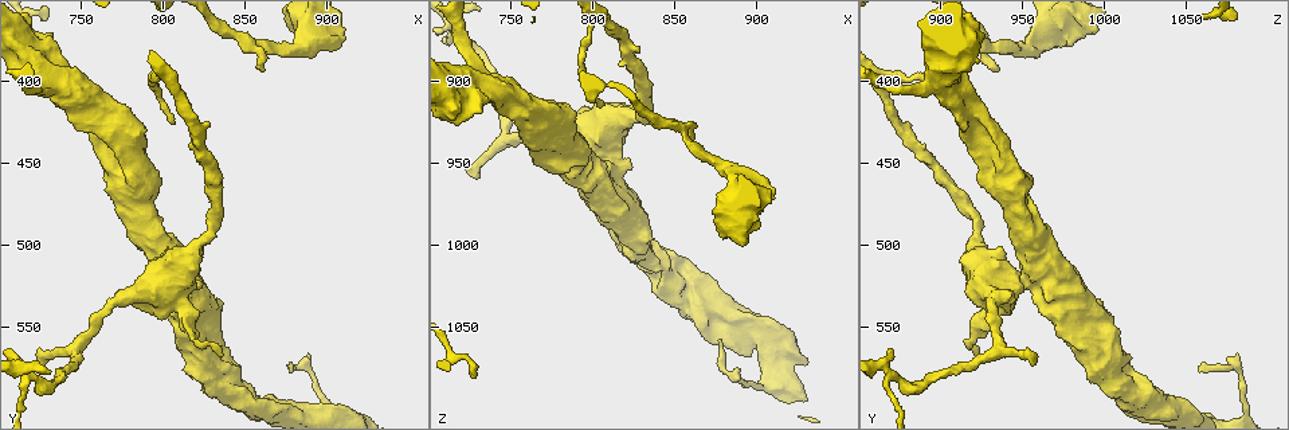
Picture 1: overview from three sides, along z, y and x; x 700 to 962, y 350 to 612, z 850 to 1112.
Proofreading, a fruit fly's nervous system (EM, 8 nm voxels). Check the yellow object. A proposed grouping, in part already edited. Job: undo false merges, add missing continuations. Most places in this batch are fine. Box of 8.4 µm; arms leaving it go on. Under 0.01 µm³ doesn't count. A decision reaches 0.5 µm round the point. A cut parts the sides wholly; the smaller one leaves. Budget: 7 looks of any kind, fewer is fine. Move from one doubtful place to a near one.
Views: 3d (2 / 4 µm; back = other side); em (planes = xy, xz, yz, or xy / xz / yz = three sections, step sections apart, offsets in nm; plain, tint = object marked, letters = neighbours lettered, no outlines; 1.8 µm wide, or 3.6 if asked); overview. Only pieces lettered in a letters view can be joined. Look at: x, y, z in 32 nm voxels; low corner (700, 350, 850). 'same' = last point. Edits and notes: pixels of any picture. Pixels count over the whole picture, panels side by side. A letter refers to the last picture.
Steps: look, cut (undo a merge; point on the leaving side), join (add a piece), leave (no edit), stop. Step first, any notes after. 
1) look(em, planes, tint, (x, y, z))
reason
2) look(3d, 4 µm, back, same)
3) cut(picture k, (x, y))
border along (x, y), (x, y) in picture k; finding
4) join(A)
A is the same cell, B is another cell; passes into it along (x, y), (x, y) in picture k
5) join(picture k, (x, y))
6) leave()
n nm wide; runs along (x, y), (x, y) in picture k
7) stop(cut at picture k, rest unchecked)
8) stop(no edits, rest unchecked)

look(3d, 4 µm, (860, 394, 934))
thin end

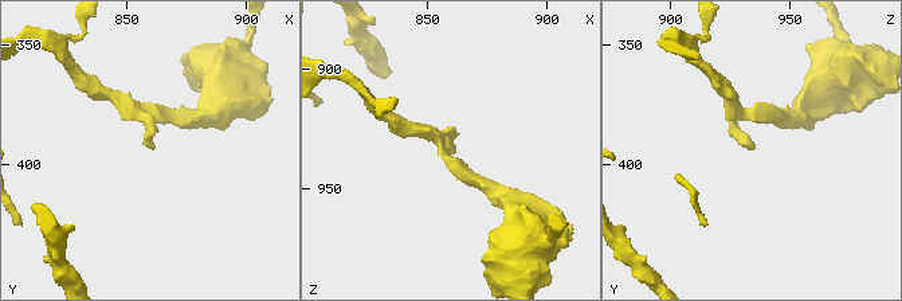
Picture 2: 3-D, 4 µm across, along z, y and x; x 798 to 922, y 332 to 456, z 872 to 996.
look(em, 3.6 µm, planes, letters, (861, 394, 933))

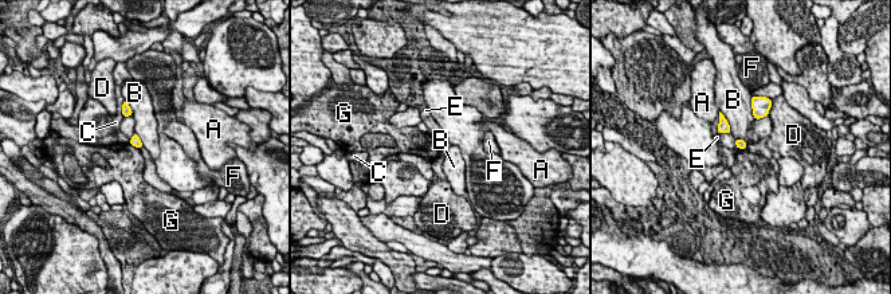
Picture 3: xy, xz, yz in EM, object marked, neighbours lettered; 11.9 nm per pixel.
leave()
B touches over 320 nm; A, B, C, D, E, F and G are other cells; no lettered piece goes on from it

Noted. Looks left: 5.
look(em, planes, tint, (912, 374, 966))
free end

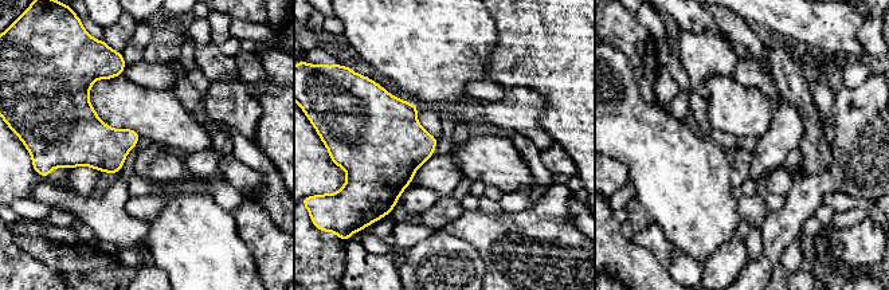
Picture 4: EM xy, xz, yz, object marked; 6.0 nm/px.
look(em, planes, letters, same)
what lies round it

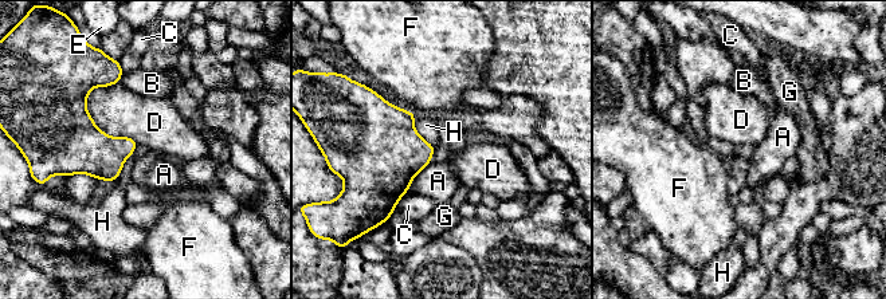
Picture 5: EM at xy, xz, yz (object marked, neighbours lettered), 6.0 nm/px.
leave()
A, B, C, D, E, F, G and H are other cells; border along (414, 114), (415, 130), (435, 148) in picture 5; none of them fits

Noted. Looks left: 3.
look(em, xy, step 16, letters, (720, 580, 874))
branch point

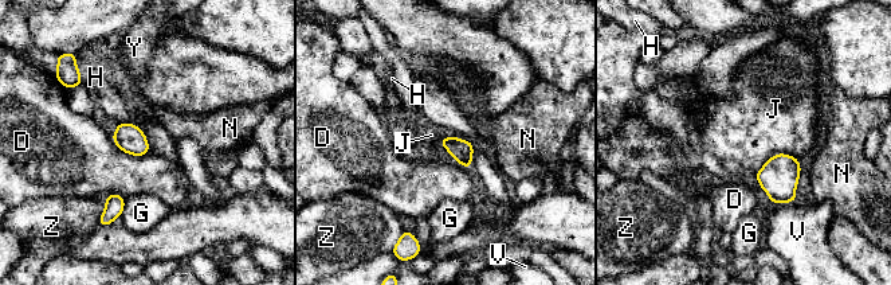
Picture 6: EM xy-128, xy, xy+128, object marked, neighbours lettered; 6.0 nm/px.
look(em, planes, letters, same)

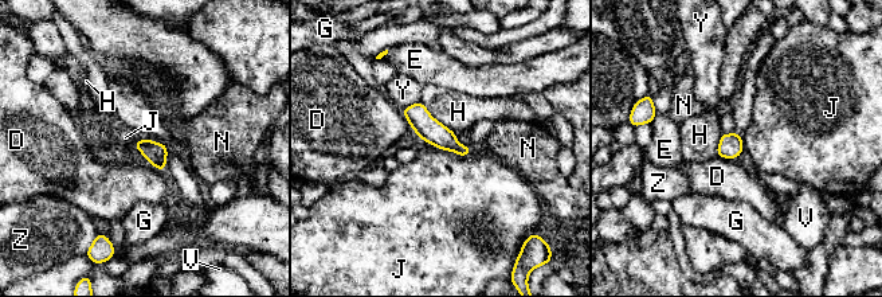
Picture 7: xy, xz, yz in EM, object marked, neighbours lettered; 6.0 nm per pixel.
leave()
130 nm wide; D, E, G, H, J, N, V, Y and Z are other cells; border along (439, 148), (459, 155), (471, 153) in picture 7; continuous, no second cell

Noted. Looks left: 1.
stop(no edits, rest unchecked)

